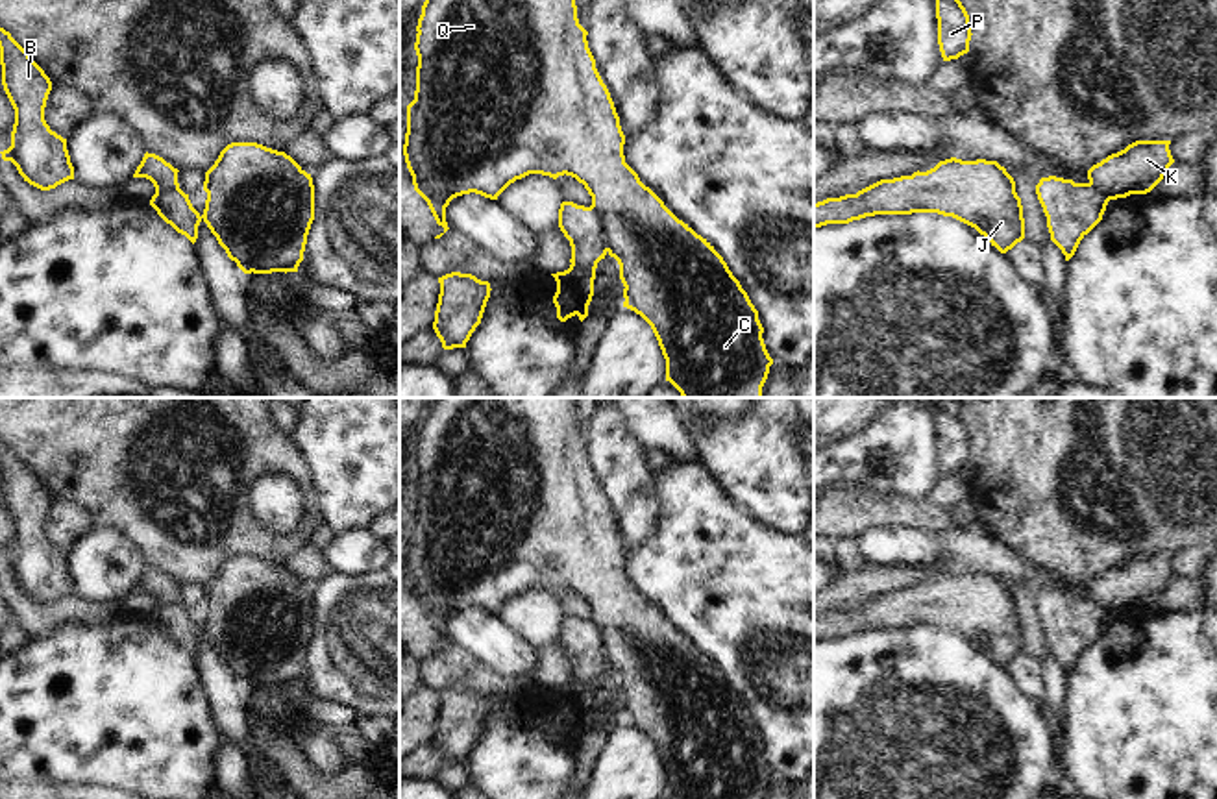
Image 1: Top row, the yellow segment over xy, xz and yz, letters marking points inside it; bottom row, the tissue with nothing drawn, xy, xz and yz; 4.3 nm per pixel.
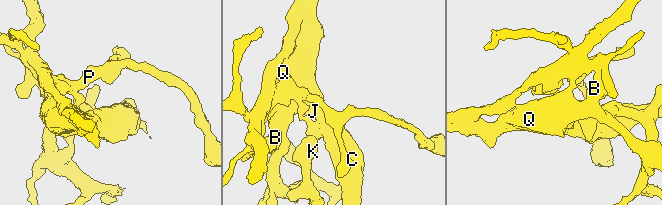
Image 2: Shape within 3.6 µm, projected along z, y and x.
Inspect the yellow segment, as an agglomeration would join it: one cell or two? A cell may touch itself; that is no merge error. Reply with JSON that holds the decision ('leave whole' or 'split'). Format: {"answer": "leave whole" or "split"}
{"answer": "split"}

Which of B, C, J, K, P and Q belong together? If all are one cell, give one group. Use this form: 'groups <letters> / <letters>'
groups B C J K Q / P

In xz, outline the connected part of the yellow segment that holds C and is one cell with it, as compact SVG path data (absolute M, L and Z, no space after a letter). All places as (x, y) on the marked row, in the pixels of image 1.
M425 0L416 31L416 91L414 100L407 105L407 133L403 155L412 176L414 191L427 202L436 224L444 227L444 231L435 239L440 239L449 229L446 222L446 207L457 196L475 192L485 198L498 200L498 196L510 183L529 174L542 174L553 179L564 174L572 176L579 183L583 183L592 196L590 207L603 227L607 252L620 264L620 279L625 287L623 307L640 314L651 326L658 340L658 346L666 359L666 381L670 381L682 398L762 398L762 387L768 379L773 359L769 357L762 338L764 327L758 320L758 311L751 303L740 281L729 270L723 257L714 250L714 246L707 239L697 235L688 224L679 220L625 163L625 135L620 126L620 117L616 113L610 92L596 68L596 59L586 41L588 31L579 24L577 18L575 0Z

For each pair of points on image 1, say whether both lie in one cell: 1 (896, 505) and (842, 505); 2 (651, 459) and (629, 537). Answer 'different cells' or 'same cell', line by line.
1: same cell
2: different cells

